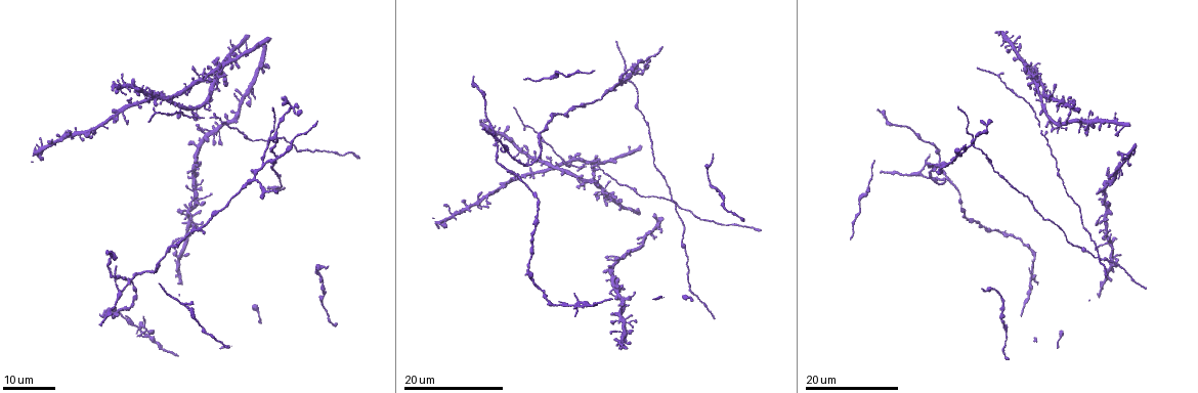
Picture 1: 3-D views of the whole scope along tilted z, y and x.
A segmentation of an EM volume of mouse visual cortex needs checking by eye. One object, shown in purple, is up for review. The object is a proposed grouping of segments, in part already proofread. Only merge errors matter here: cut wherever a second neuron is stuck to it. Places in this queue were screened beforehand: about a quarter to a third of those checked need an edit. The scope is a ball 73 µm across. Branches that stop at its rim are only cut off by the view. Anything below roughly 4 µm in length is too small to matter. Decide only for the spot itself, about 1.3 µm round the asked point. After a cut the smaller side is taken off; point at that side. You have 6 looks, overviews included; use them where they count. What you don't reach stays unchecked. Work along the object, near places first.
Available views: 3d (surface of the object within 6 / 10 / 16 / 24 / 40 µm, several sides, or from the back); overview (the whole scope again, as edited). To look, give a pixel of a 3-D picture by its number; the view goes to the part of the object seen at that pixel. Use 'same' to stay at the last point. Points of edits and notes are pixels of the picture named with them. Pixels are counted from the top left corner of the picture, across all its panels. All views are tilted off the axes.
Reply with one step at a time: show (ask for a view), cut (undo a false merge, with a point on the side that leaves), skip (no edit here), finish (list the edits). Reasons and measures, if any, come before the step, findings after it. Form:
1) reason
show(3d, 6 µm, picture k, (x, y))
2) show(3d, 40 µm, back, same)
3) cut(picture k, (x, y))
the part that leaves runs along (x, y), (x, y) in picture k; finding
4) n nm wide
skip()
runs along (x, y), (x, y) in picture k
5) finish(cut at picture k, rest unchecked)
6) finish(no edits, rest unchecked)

looks like a crossing
show(3d, 16 µm, picture 1, (1047, 119))

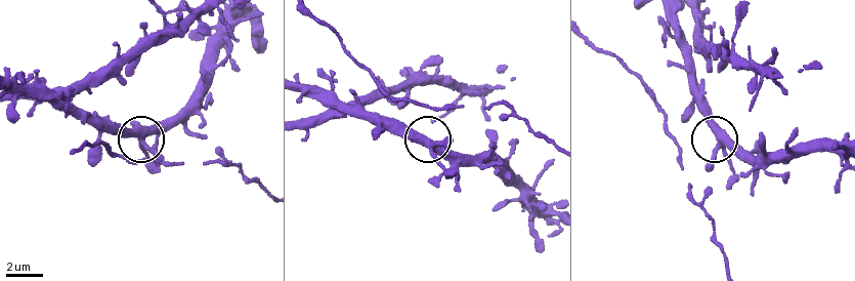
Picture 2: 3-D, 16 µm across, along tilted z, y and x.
show(3d, 6 µm, picture 2, (144, 144))

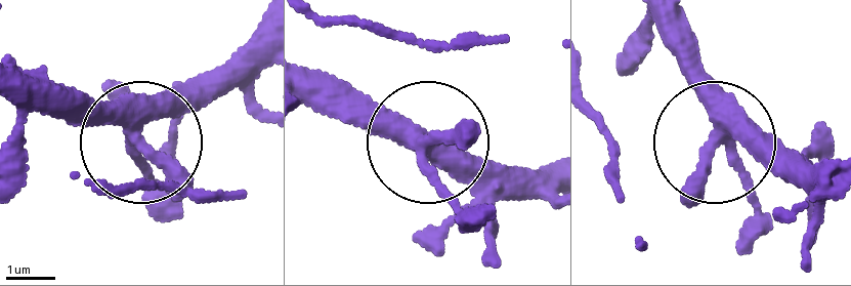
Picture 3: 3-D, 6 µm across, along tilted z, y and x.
320 nm wide
skip()
runs along (547, 180), (500, 182), (436, 144), (488, 38) in picture 3; continuous, no second neuron

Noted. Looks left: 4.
show(3d, 16 µm, picture 1, (674, 202))

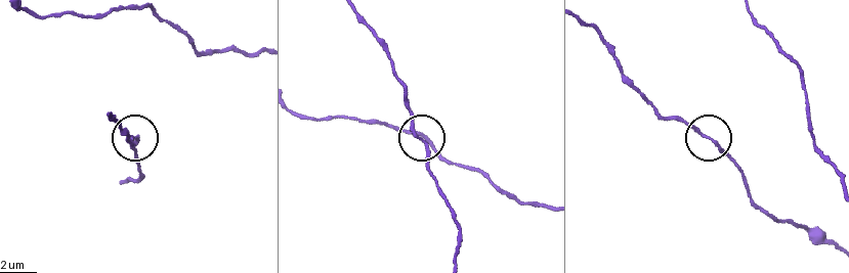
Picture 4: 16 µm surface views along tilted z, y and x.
show(3d, 10 µm, picture 4, (137, 138))

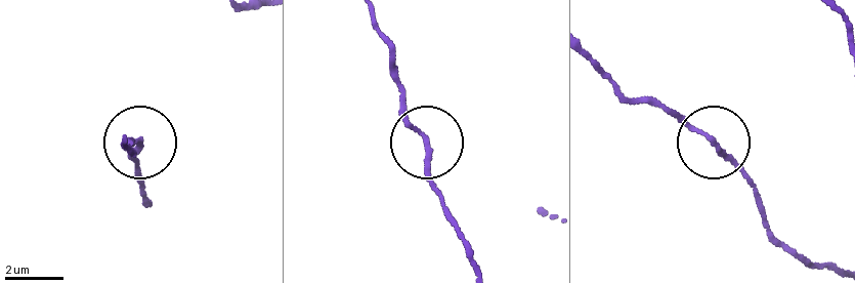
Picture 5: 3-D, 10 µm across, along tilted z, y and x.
140 nm wide
skip()
runs along (593, 67), (632, 99), (669, 106), (758, 193) in picture 5; one neuron here

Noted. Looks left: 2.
looks like a crossing
show(3d, 16 µm, picture 1, (269, 137))

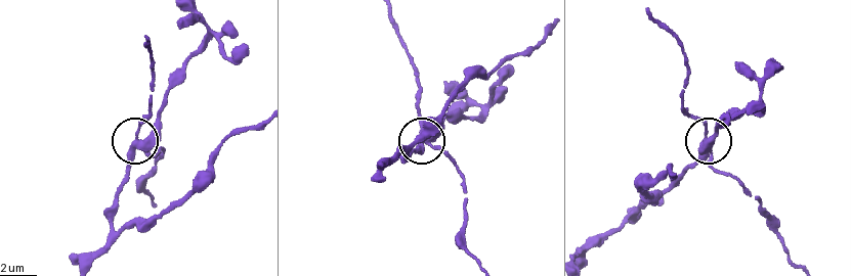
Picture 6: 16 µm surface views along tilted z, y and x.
zoom in
show(3d, 10 µm, picture 6, (137, 144))

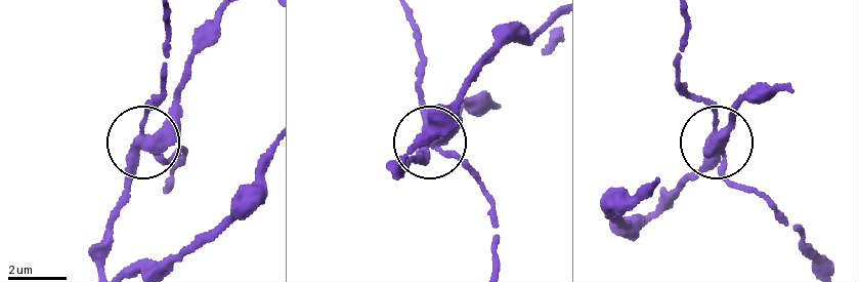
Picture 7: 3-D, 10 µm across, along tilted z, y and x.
side arm 11 µm
cut(picture 7, (125, 177))
the part that leaves runs along (143, 142), (105, 267) in picture 7; a second neuron is stuck on

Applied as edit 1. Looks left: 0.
finish(cut at picture 7, rest unchecked)

